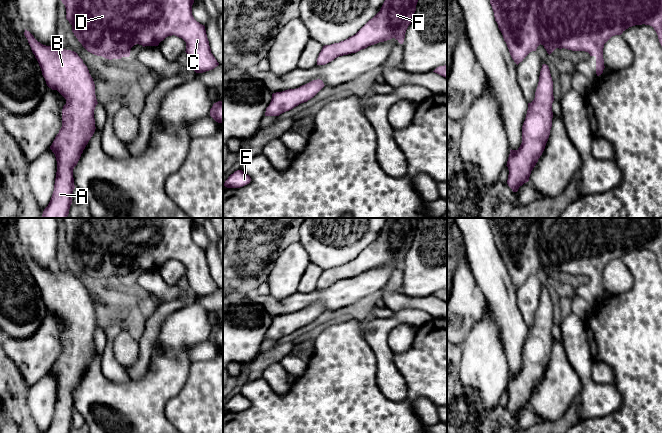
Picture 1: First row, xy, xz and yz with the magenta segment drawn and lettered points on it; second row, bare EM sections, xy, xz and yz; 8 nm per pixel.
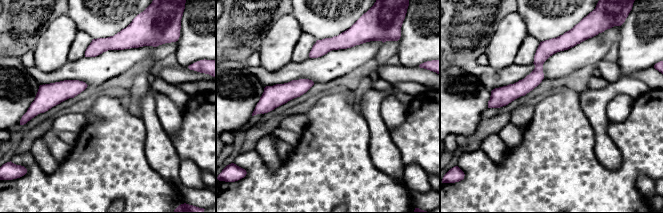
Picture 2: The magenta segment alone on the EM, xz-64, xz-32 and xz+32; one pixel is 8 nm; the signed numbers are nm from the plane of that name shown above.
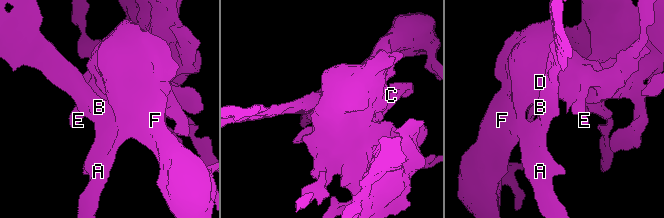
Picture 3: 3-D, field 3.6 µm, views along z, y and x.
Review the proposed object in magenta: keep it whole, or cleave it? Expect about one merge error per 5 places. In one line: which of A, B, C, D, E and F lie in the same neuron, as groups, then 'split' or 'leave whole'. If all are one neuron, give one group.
A B C D E F; leave whole

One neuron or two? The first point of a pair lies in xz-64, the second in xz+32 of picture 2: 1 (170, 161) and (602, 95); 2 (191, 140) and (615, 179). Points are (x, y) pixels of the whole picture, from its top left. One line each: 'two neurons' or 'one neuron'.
1: one neuron
2: one neuron

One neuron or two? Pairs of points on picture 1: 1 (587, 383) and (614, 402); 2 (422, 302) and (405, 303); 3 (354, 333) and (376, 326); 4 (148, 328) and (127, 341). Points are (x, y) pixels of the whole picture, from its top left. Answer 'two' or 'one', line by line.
1: one
2: one
3: two
4: two

